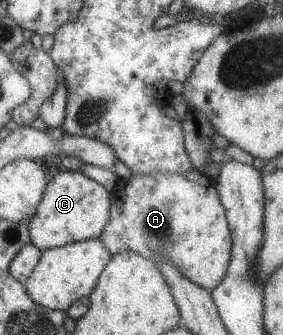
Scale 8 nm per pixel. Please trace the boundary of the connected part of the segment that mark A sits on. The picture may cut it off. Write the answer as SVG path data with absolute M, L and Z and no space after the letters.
M195 169L185 173L157 172L146 176L132 172L129 181L117 177L116 187L110 196L108 220L98 238L111 256L131 250L153 262L155 253L155 265L167 260L184 278L209 292L225 275L231 255L231 234L214 180Z

